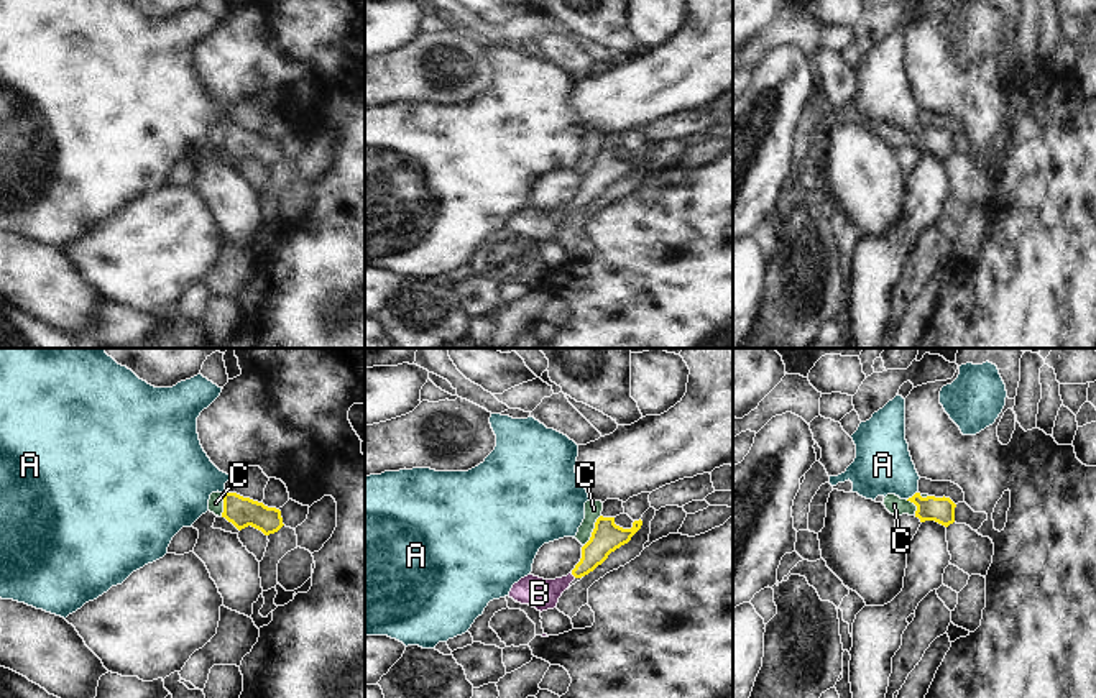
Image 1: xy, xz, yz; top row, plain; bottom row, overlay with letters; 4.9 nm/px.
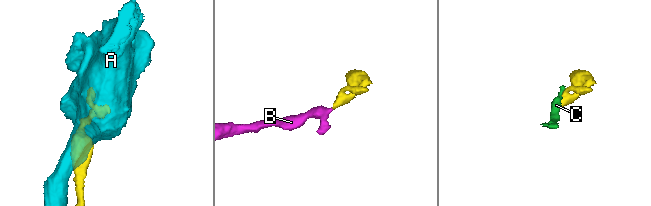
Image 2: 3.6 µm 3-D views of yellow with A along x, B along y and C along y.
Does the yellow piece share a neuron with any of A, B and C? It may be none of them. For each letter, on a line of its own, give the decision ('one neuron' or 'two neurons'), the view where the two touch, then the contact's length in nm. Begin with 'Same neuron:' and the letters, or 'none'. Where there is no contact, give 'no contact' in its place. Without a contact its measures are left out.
Same neuron: B
A: two neurons; contact in yz; length 70 nm
B: one neuron; contact in xz; length 40 nm
C: two neurons; contact in xz; length 180 nm

